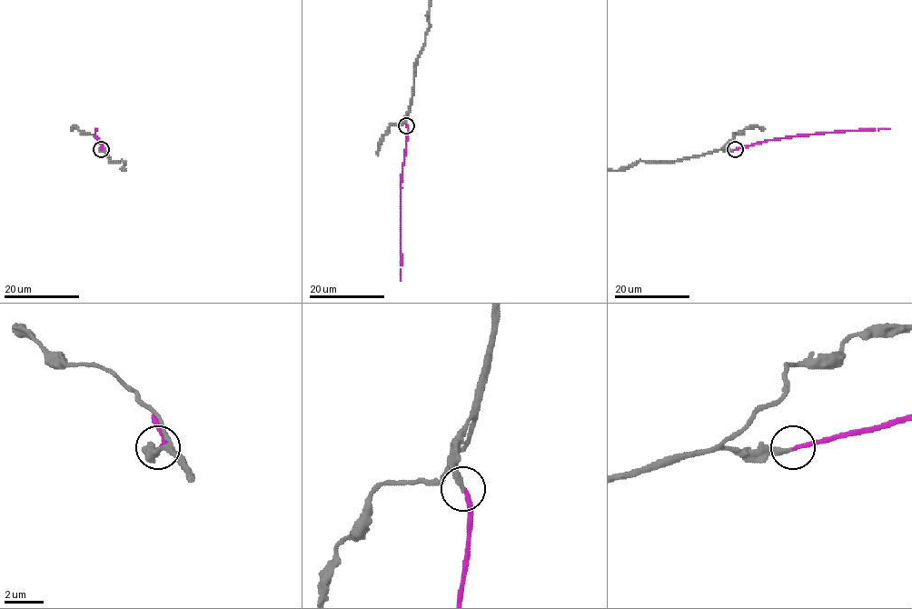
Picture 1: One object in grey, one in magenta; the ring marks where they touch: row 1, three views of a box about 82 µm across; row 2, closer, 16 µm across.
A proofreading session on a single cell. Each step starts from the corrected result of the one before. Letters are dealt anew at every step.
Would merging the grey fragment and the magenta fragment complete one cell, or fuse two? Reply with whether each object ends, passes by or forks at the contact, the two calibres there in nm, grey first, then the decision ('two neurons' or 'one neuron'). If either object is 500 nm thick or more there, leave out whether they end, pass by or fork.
grey ends | magenta ends | 280/220 nm | one neuron

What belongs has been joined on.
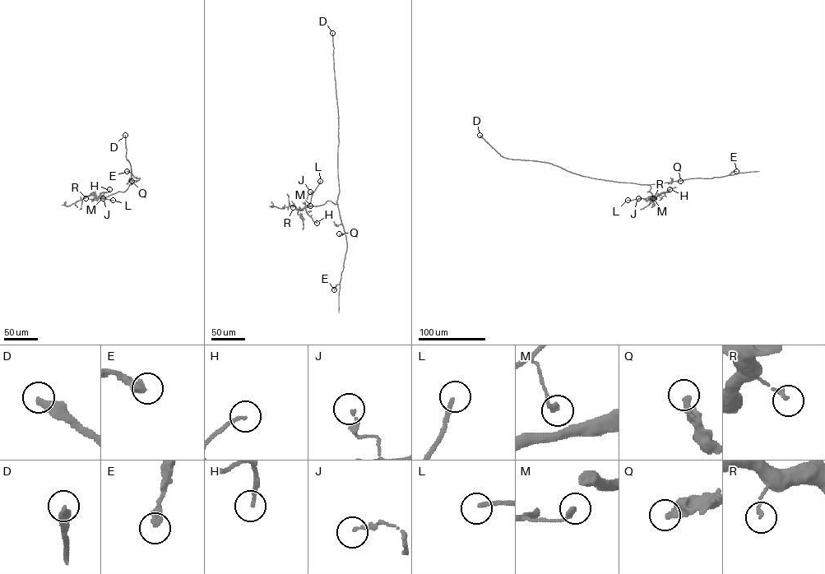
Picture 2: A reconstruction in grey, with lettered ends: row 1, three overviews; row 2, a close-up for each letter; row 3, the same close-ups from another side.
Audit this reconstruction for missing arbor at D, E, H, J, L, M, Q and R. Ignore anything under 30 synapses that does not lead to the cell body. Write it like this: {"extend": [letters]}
{"extend": ["D", "L"]}

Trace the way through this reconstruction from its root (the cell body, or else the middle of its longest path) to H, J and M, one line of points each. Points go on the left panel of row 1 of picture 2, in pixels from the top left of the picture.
H: (131, 182), (132, 184), (124, 192), (98, 196), (109, 189)
J: (131, 182), (132, 184), (124, 192), (98, 197), (103, 198)
M: (131, 182), (132, 184), (124, 192), (98, 197), (103, 198)

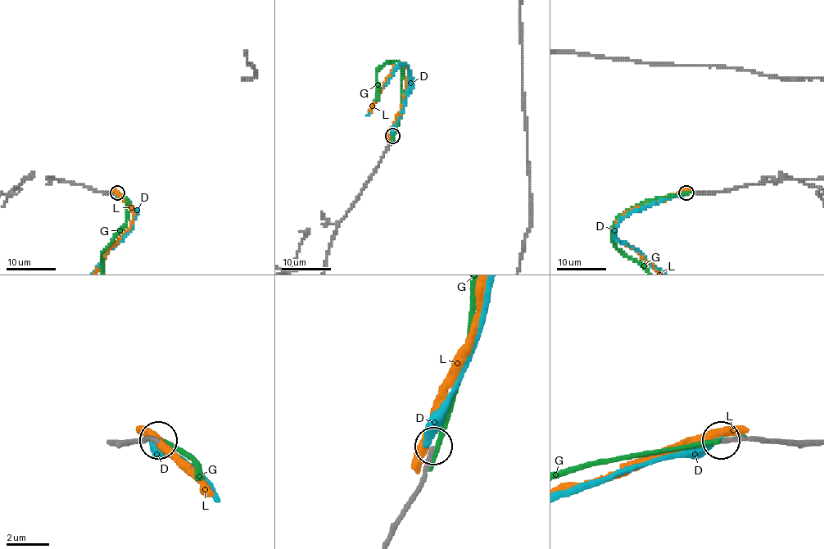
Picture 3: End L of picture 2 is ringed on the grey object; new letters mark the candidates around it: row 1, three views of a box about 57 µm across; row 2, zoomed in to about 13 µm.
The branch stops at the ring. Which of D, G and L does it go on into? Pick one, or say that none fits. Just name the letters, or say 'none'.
none

